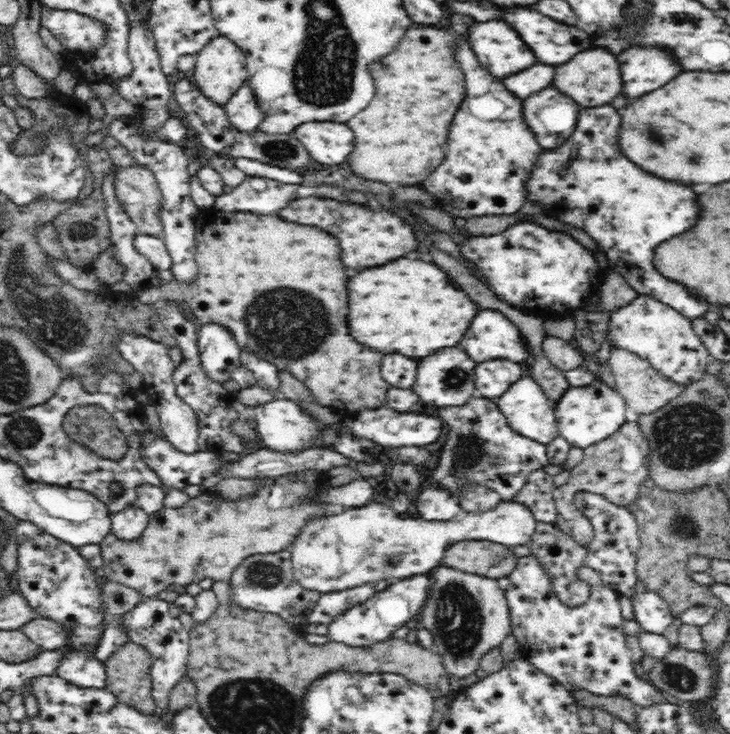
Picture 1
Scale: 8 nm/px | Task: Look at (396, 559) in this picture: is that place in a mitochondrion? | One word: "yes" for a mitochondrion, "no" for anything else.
yes

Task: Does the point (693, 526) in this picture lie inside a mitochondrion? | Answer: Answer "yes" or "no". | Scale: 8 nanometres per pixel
yes

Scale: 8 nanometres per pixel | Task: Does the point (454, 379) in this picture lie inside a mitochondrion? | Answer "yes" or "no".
yes

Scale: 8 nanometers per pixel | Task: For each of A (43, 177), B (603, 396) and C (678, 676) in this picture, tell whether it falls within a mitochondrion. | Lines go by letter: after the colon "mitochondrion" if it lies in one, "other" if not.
A: other
B: other
C: mitochondrion

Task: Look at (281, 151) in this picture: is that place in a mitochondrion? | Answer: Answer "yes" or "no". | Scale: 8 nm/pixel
yes

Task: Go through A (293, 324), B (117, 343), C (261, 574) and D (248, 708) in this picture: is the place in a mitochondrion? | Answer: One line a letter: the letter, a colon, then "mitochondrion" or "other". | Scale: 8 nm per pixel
A: mitochondrion
B: other
C: mitochondrion
D: mitochondrion

